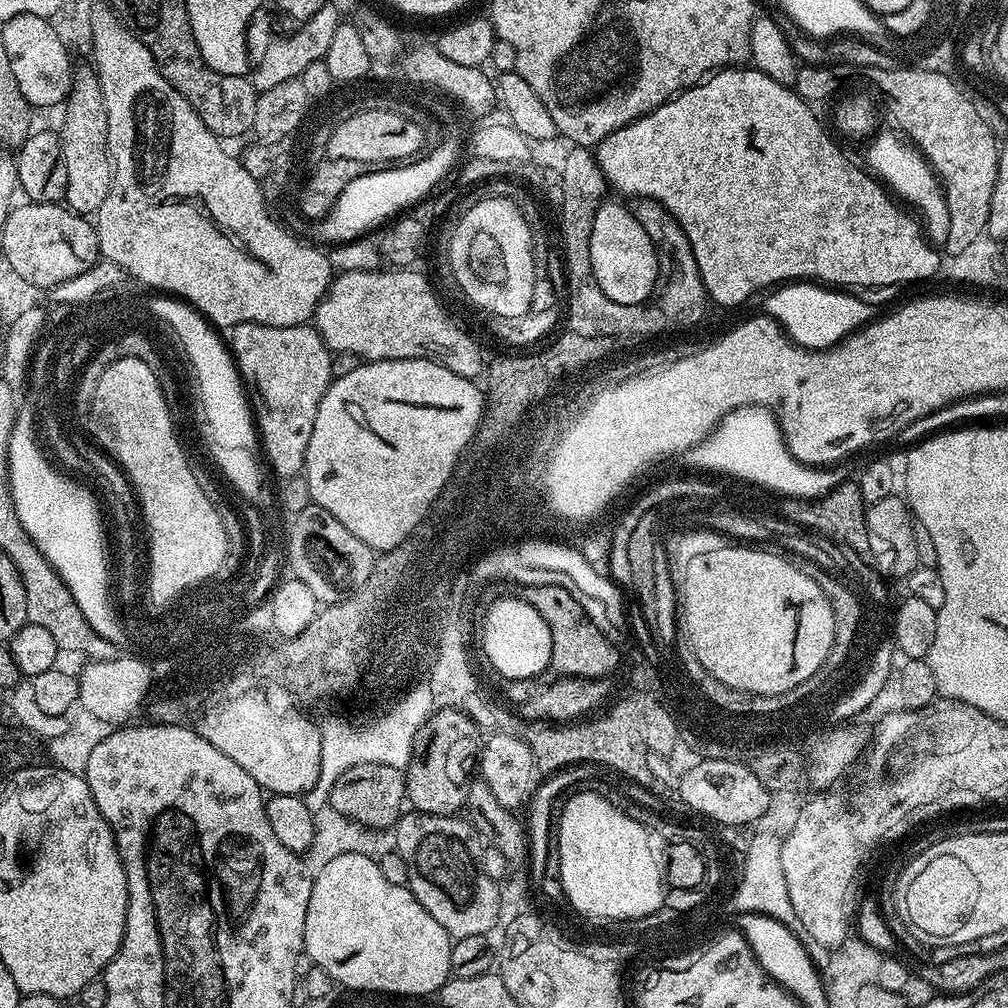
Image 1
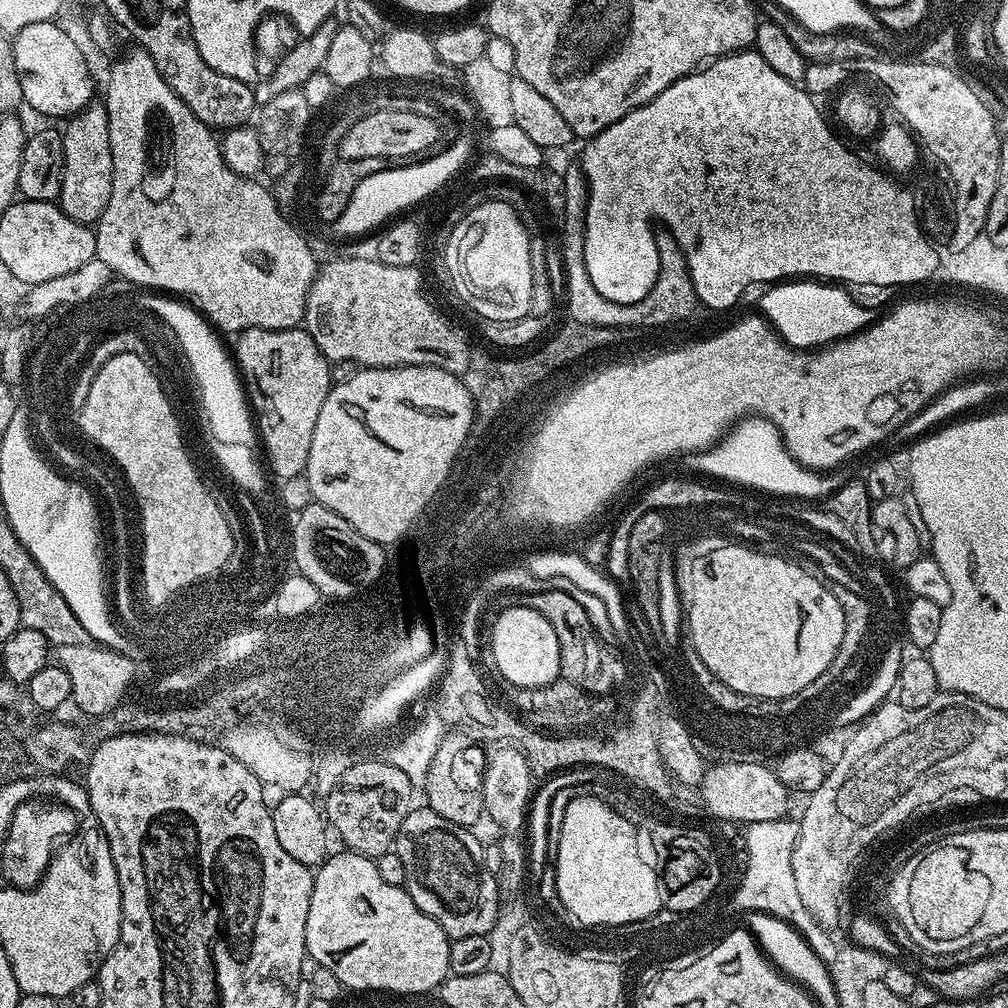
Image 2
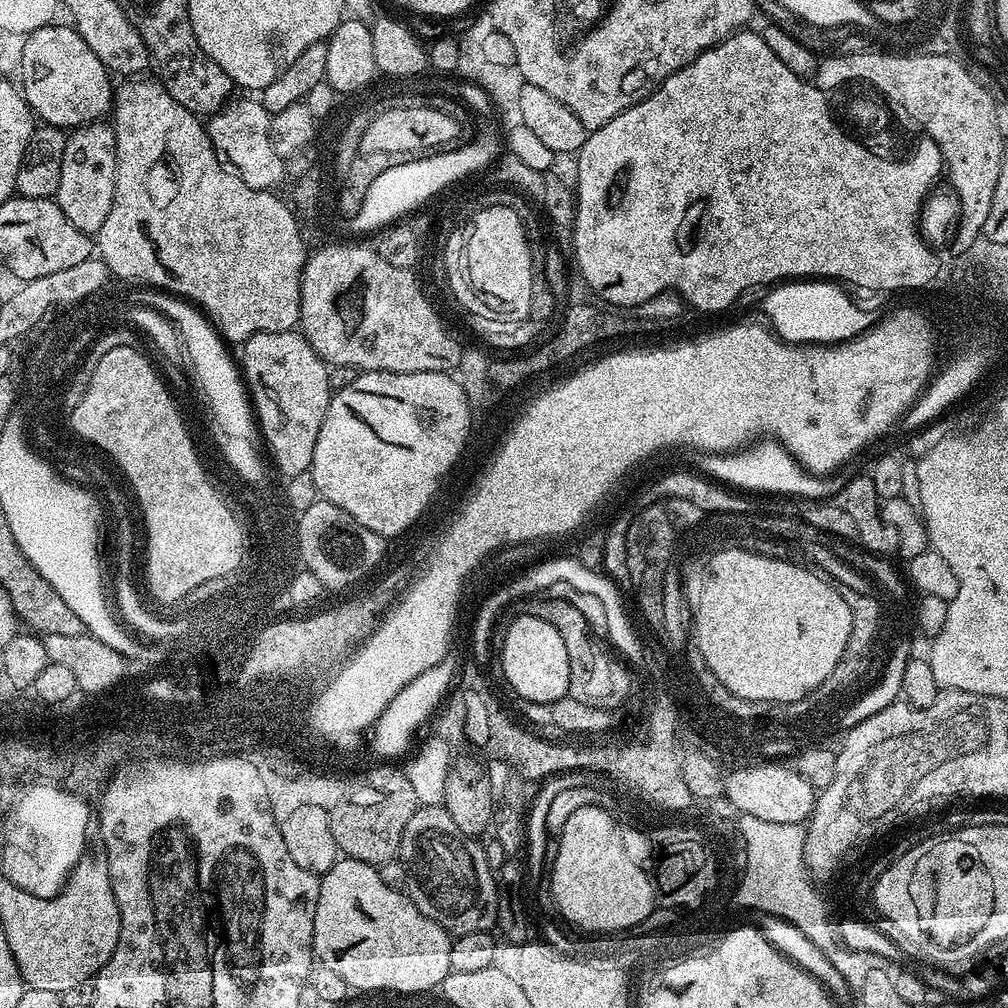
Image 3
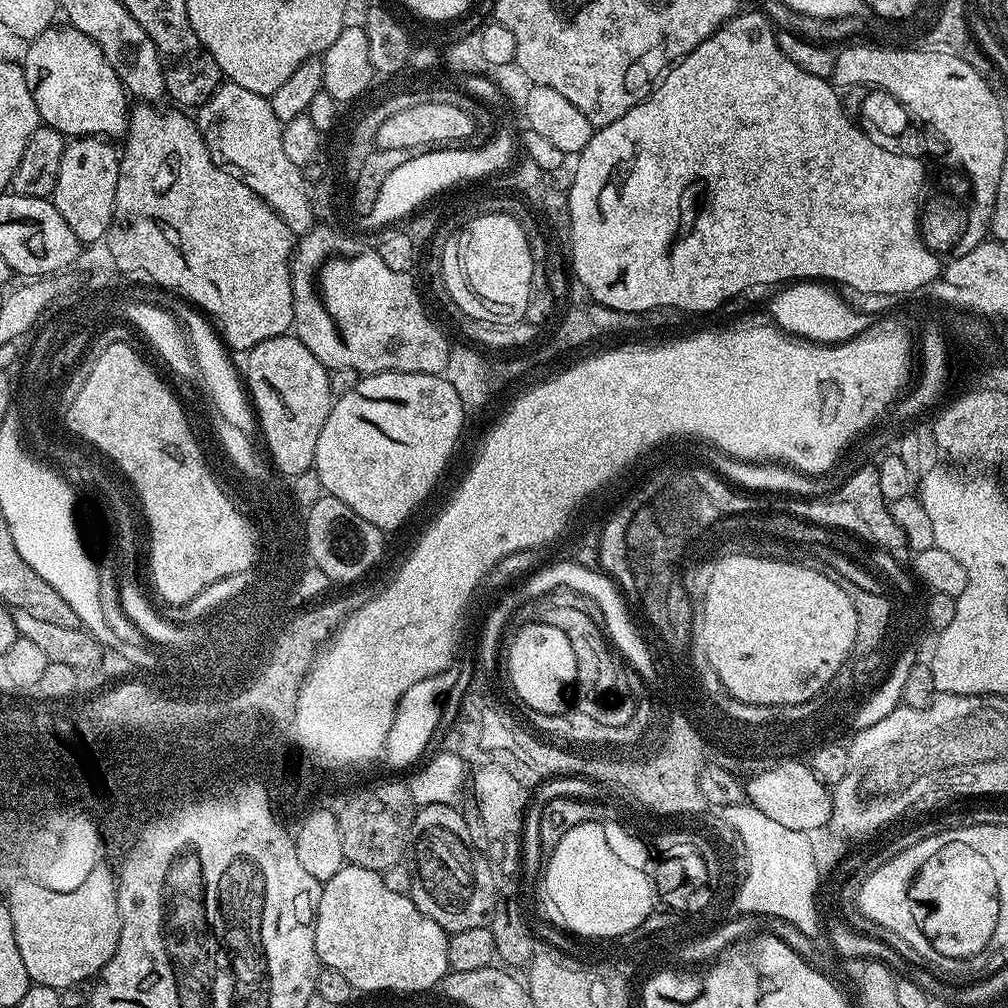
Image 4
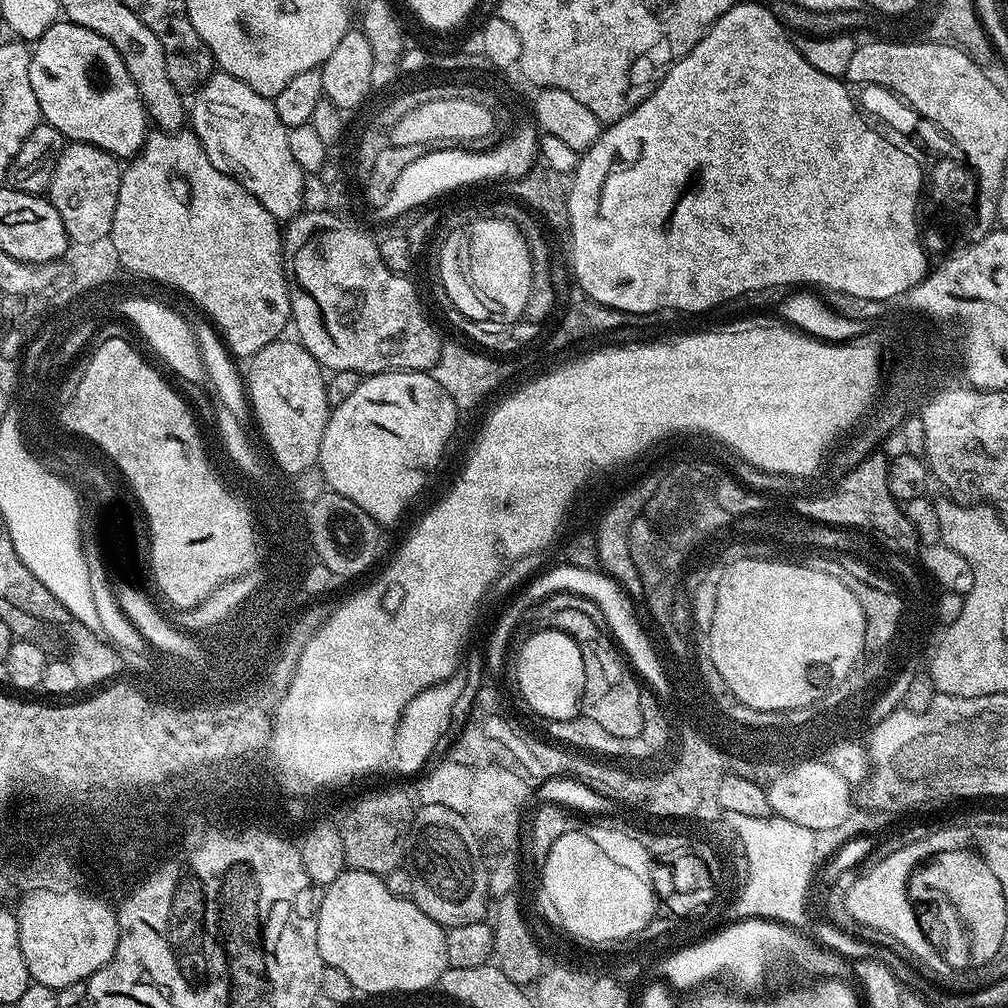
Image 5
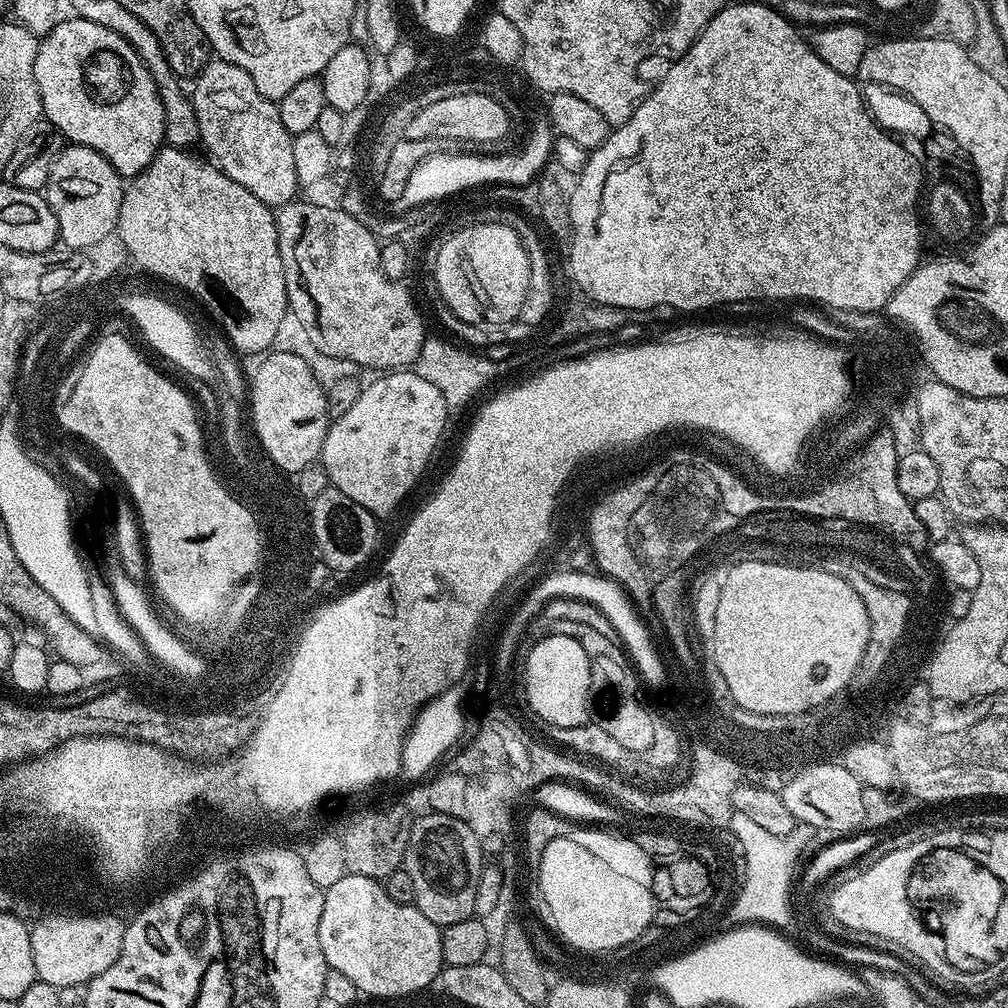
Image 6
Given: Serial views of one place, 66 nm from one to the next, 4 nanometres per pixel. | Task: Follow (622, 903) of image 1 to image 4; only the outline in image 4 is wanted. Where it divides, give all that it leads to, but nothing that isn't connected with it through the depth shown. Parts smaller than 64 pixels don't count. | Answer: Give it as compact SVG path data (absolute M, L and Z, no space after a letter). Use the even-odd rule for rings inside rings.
M585 819L562 834L557 848L547 857L542 868L543 895L548 895L565 926L580 936L576 938L611 938L634 931L658 904L653 877L628 866L620 855L610 848L605 825Z

